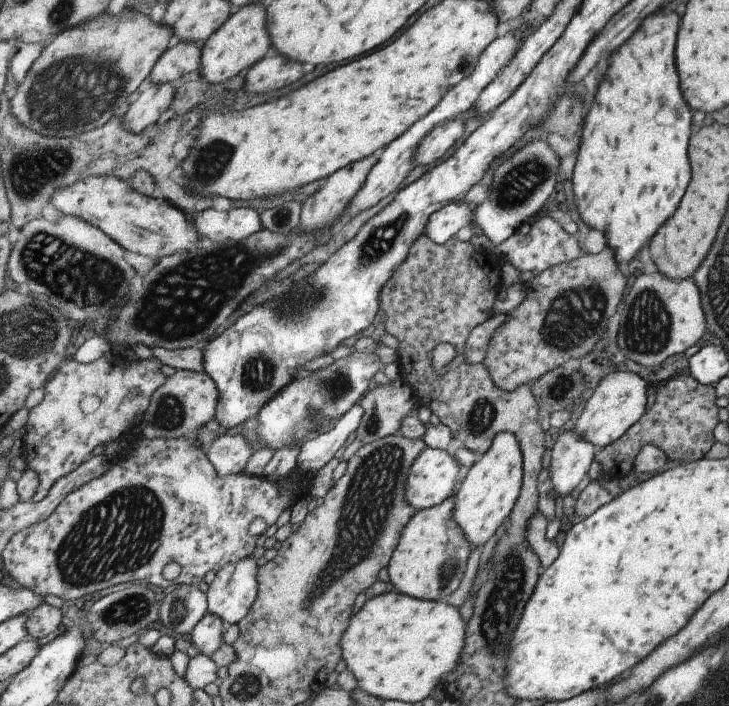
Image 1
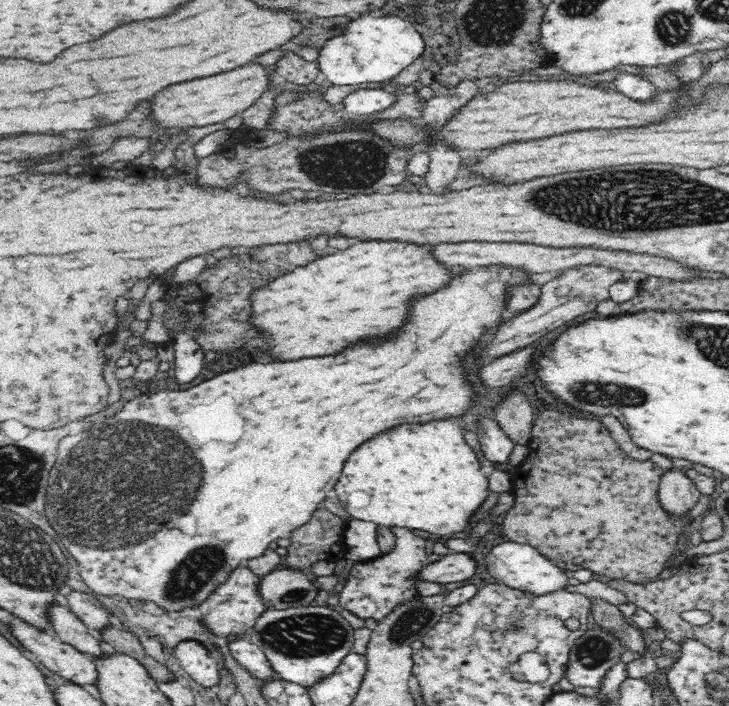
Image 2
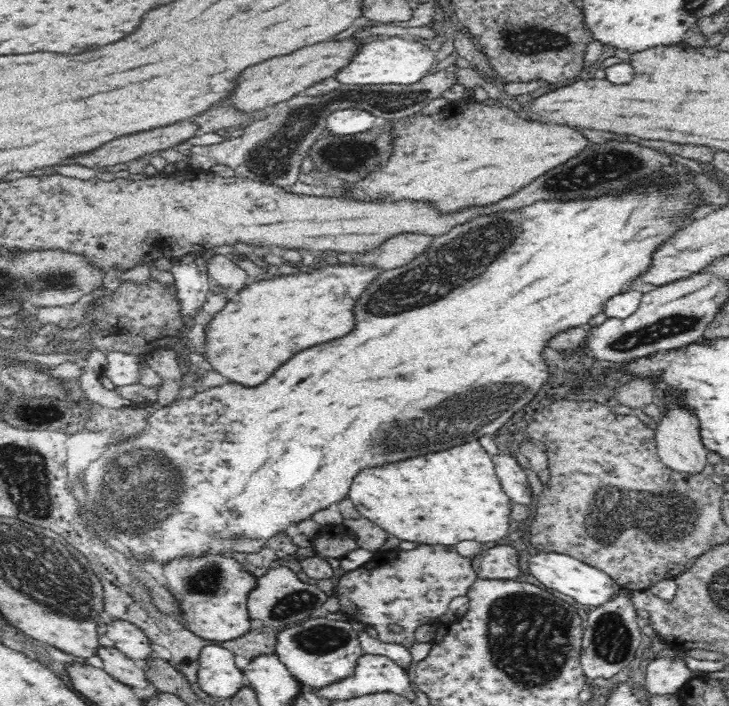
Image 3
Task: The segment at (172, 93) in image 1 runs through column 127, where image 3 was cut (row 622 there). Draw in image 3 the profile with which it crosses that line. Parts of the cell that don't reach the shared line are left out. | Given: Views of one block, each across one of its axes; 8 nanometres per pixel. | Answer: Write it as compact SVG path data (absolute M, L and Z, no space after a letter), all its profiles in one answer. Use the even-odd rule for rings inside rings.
M110 619L105 635L115 643L115 647L128 658L139 664L155 656L146 633L135 624L124 620Z

